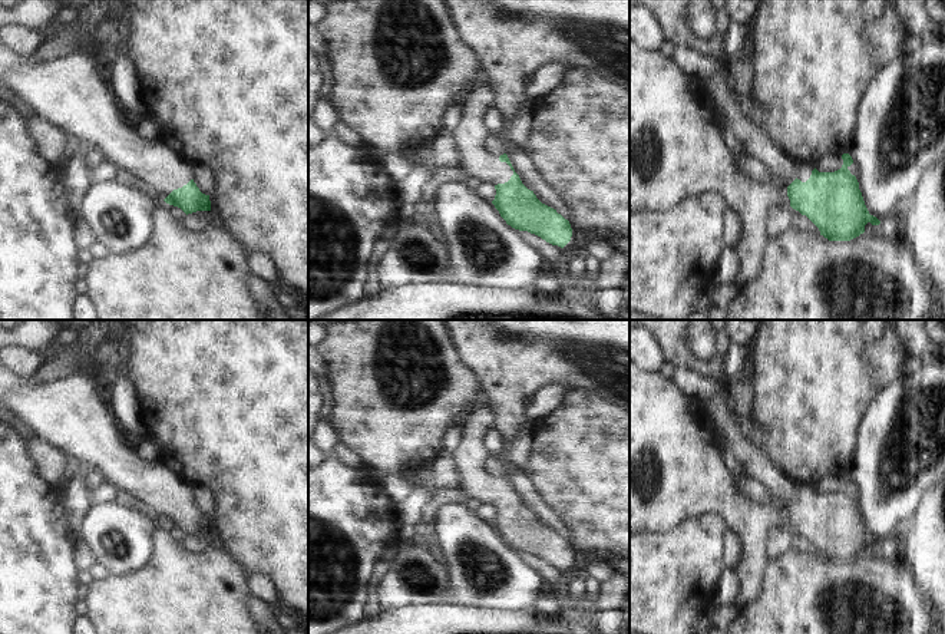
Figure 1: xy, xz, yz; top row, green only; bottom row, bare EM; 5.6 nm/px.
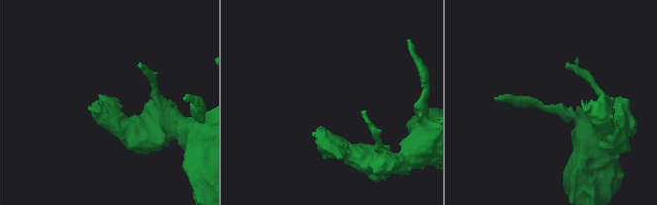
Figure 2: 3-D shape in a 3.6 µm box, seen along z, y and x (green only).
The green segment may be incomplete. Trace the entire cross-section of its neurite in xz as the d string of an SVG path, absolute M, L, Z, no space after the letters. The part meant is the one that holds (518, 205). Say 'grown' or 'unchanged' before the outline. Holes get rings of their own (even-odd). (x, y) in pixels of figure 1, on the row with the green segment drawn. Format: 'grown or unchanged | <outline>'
grown | M482 72L472 89L459 102L462 118L453 129L459 161L456 169L469 179L496 189L492 204L500 217L515 230L528 231L552 245L564 248L572 237L572 228L556 209L542 204L515 172L506 153L499 158L485 149L490 136L483 116L493 102L493 92Z

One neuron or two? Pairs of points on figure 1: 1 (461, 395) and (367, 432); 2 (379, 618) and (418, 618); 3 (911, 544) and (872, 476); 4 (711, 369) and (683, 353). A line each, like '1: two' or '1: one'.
1: one
2: one
3: two
4: one

